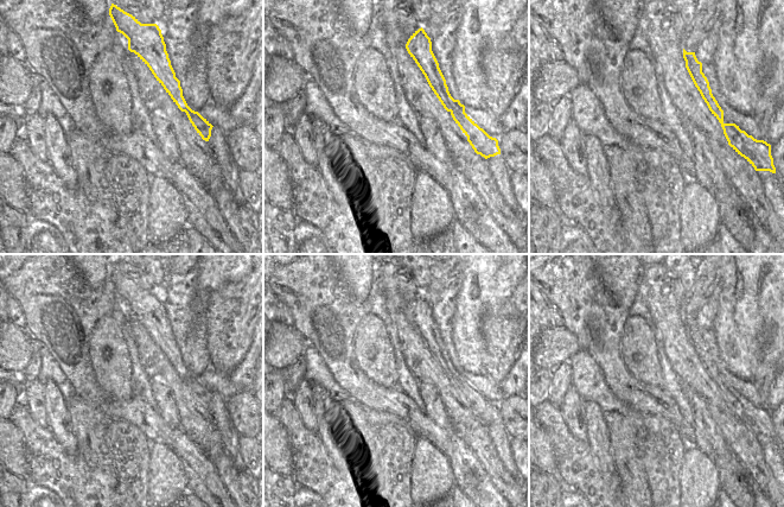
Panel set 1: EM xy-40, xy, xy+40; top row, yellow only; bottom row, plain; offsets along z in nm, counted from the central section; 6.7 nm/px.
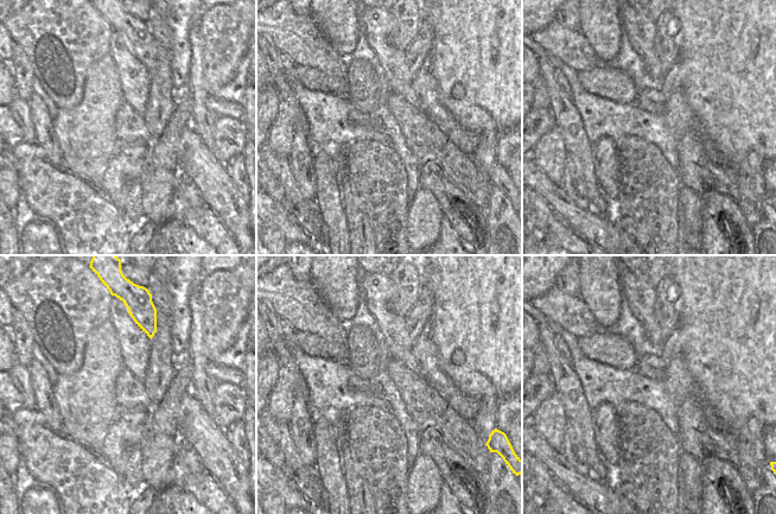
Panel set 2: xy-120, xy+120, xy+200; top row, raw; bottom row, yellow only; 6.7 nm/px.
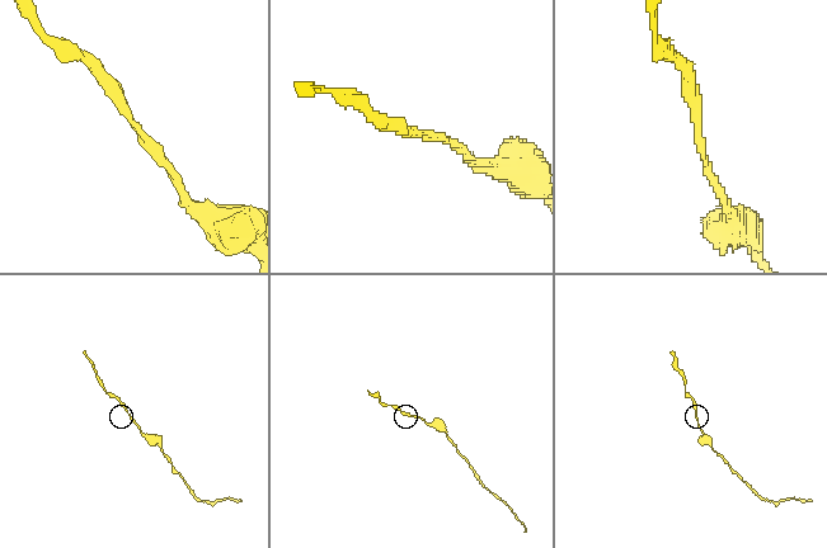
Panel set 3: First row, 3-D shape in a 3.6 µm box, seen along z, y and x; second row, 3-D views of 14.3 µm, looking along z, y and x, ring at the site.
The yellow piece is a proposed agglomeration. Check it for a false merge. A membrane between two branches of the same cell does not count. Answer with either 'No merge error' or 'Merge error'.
No merge error

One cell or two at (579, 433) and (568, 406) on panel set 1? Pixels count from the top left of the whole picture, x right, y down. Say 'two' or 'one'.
one

